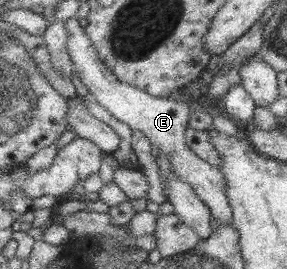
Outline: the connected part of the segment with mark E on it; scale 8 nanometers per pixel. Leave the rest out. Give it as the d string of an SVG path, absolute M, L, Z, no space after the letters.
M78 18L66 19L65 29L67 29L66 49L70 61L75 67L74 80L82 92L86 92L103 109L106 109L117 121L125 123L131 130L141 131L149 140L150 145L157 147L161 153L165 153L167 161L171 163L170 169L173 169L175 177L185 181L186 185L195 193L212 217L219 225L232 225L232 211L229 207L229 201L225 196L225 179L221 175L217 166L209 165L202 159L199 159L184 142L185 129L188 127L187 119L191 109L187 103L173 100L171 97L153 97L141 89L131 85L121 83L115 79L110 69L103 64L97 56L91 41L77 22Z

